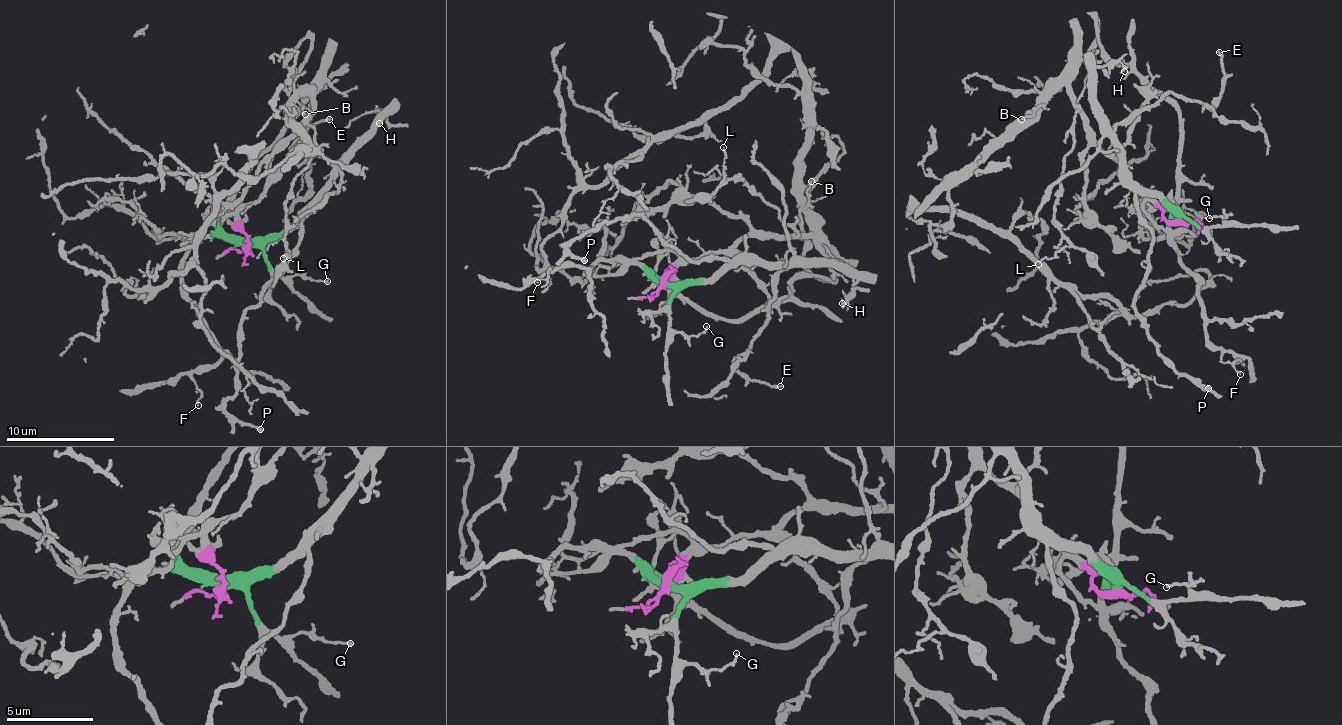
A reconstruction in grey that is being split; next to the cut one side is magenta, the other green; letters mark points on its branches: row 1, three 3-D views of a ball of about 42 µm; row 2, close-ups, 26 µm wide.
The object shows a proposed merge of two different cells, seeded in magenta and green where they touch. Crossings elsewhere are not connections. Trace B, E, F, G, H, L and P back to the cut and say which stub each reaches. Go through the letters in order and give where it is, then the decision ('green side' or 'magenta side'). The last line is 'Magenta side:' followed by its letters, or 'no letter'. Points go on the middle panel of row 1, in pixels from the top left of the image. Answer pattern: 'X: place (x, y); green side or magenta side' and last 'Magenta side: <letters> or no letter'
B: place (811, 181); magenta side
E: place (780, 386); green side
F: place (537, 282); green side
G: place (706, 326); green side
H: place (842, 303); green side
L: place (723, 147); magenta side
P: place (584, 260); green side
Magenta side: B, L

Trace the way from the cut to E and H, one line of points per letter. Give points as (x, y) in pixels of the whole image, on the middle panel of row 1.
E: (665, 283), (744, 262), (786, 265), (765, 324), (735, 357), (738, 370), (781, 385)
H: (665, 283), (723, 273), (744, 262), (823, 266), (854, 278), (847, 301), (842, 303)

